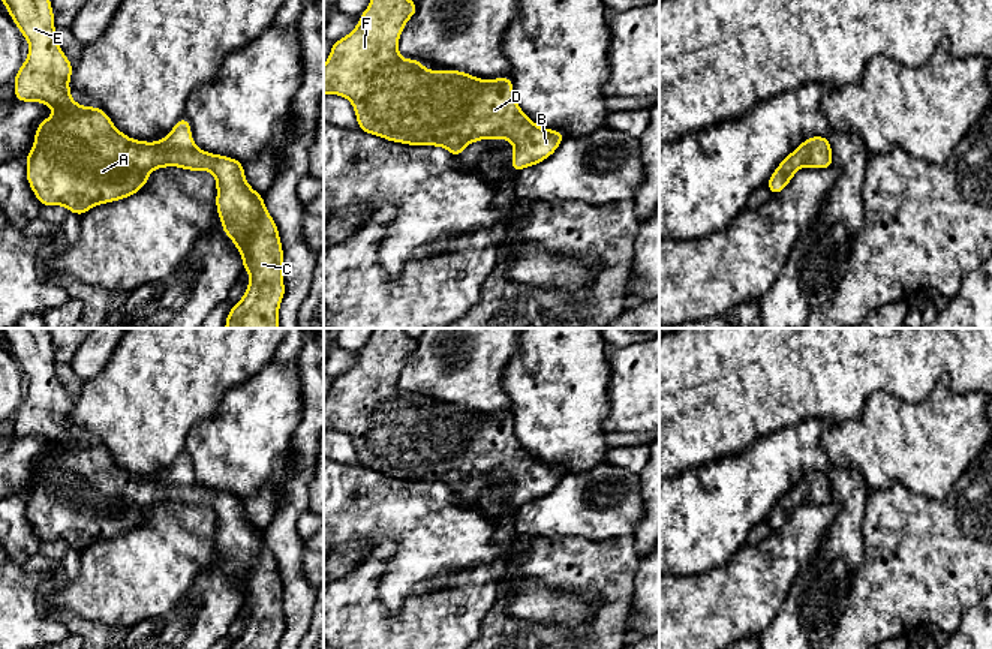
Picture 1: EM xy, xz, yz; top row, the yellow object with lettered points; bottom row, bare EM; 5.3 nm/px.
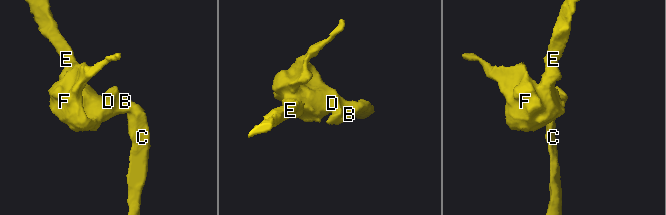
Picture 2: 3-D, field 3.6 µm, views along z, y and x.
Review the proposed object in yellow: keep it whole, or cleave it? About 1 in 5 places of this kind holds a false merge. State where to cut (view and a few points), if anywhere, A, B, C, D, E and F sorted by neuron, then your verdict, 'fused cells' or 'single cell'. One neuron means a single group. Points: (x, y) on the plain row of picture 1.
no cut | A B C D E F | single cell

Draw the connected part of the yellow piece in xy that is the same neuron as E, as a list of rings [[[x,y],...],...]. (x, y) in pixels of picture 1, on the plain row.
[[[0,328],[0,334],[18,366],[28,376],[28,391],[13,412],[16,438],[40,438],[54,445],[54,450],[42,456],[34,468],[34,480],[25,492],[25,514],[37,534],[40,543],[63,541],[79,553],[91,543],[126,535],[138,529],[148,517],[150,508],[157,504],[178,502],[187,507],[210,507],[216,513],[216,544],[222,556],[223,570],[234,576],[232,582],[241,589],[243,606],[250,609],[250,618],[241,636],[229,649],[279,649],[285,633],[283,619],[283,582],[274,555],[270,552],[264,532],[253,526],[246,516],[244,501],[223,490],[207,489],[193,480],[190,459],[183,451],[166,474],[147,478],[132,475],[120,468],[109,451],[100,444],[88,444],[75,439],[70,433],[69,415],[73,409],[72,397],[64,391],[55,373],[54,346],[46,328]]]

